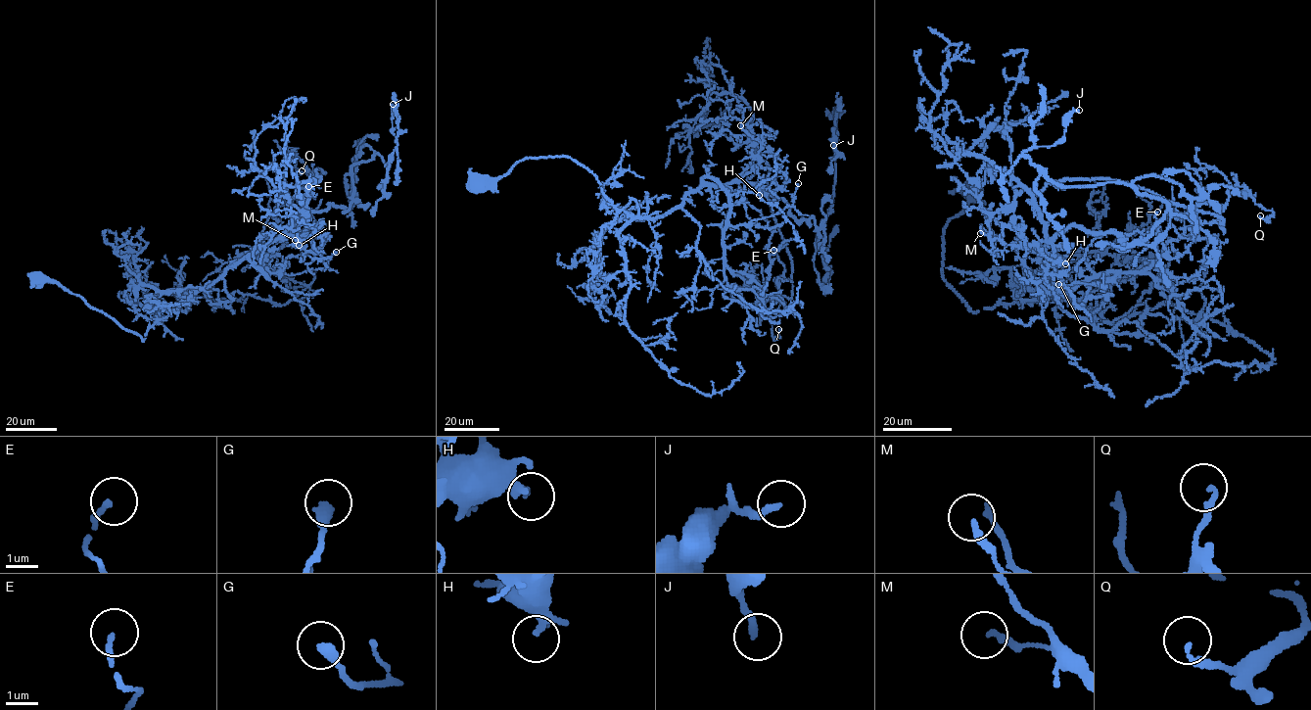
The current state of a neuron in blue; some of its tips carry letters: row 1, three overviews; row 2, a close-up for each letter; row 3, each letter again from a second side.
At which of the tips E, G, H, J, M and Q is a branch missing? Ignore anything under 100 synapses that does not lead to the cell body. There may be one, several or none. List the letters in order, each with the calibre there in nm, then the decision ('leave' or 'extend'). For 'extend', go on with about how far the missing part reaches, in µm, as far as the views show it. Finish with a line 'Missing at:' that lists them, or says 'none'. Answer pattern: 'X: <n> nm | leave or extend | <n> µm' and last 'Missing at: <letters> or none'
E: 170 nm | leave
G: 360 nm | leave
H: 320 nm | leave
J: 200 nm | leave
M: 220 nm | leave
Q: 130 nm | leave
Missing at: none

